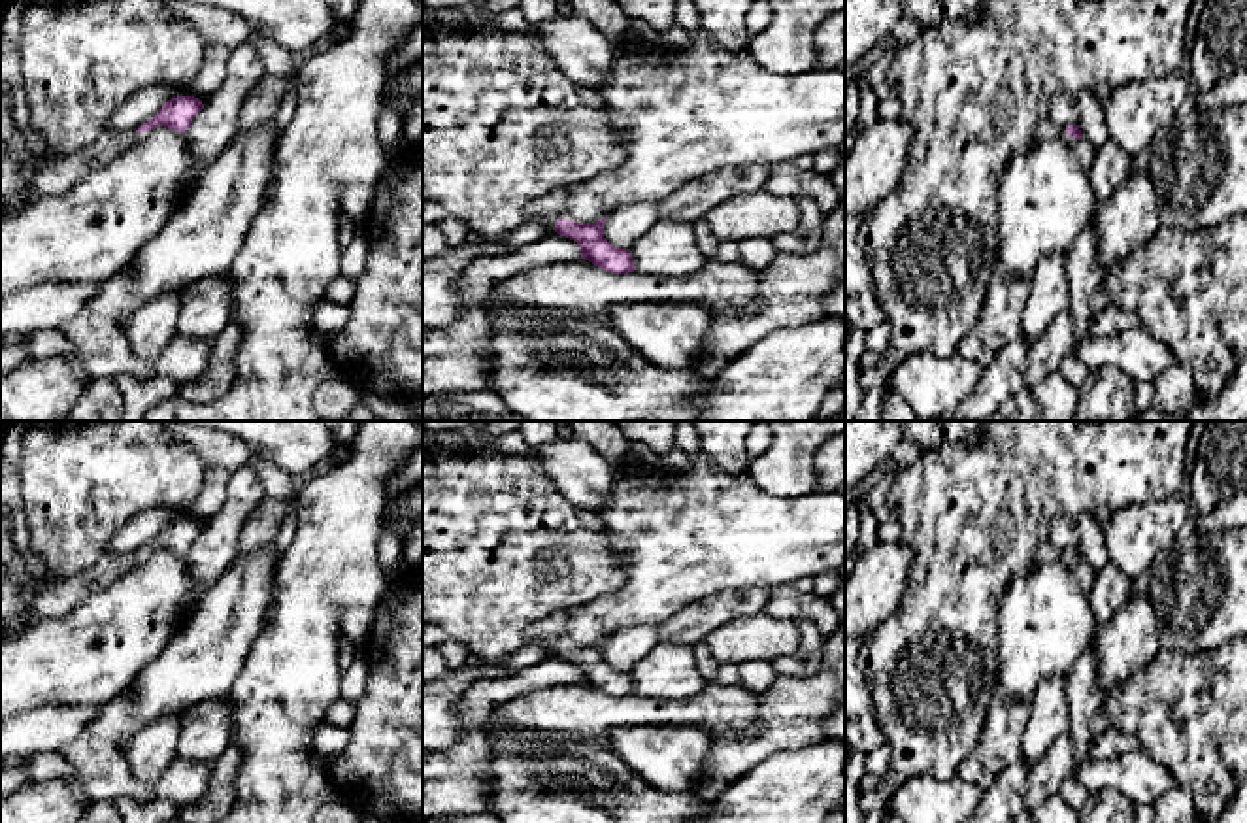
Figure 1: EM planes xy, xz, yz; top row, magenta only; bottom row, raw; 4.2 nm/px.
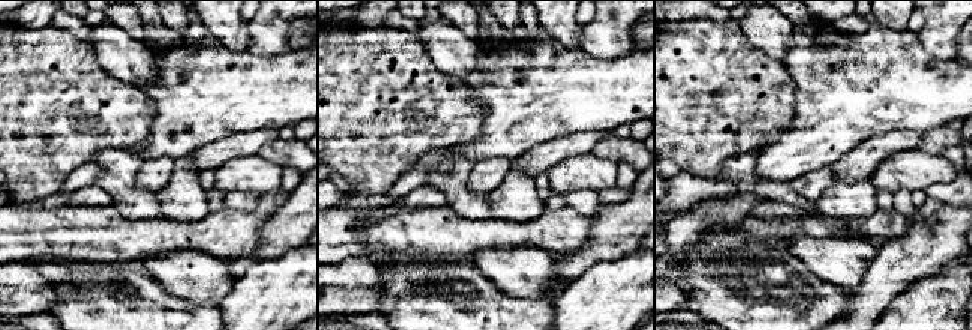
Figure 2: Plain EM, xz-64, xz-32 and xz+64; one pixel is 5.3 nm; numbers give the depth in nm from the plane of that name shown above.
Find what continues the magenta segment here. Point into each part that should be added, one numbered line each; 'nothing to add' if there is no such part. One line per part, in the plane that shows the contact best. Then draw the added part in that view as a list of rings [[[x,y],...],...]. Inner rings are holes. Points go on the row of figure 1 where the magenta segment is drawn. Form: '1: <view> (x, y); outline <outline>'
1: yz (1049, 131); outline [[[1051,121],[1043,126],[1038,126],[1036,140],[1053,140],[1053,138],[1066,138],[1073,145],[1073,138],[1068,136],[1060,126],[1053,125]]]

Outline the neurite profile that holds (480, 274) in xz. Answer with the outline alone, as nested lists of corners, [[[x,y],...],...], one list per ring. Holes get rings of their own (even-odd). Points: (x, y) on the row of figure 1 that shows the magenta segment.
[[[547,232],[543,238],[509,253],[475,257],[457,281],[468,311],[441,328],[423,328],[423,396],[474,393],[492,385],[490,330],[481,306],[489,291],[521,272],[551,262],[575,262],[577,242]]]

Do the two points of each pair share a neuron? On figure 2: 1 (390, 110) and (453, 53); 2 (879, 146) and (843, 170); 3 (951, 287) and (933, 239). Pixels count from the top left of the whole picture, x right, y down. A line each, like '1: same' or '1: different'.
1: different
2: same
3: different

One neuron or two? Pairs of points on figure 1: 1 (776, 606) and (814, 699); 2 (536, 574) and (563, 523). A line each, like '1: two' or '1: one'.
1: two
2: one

